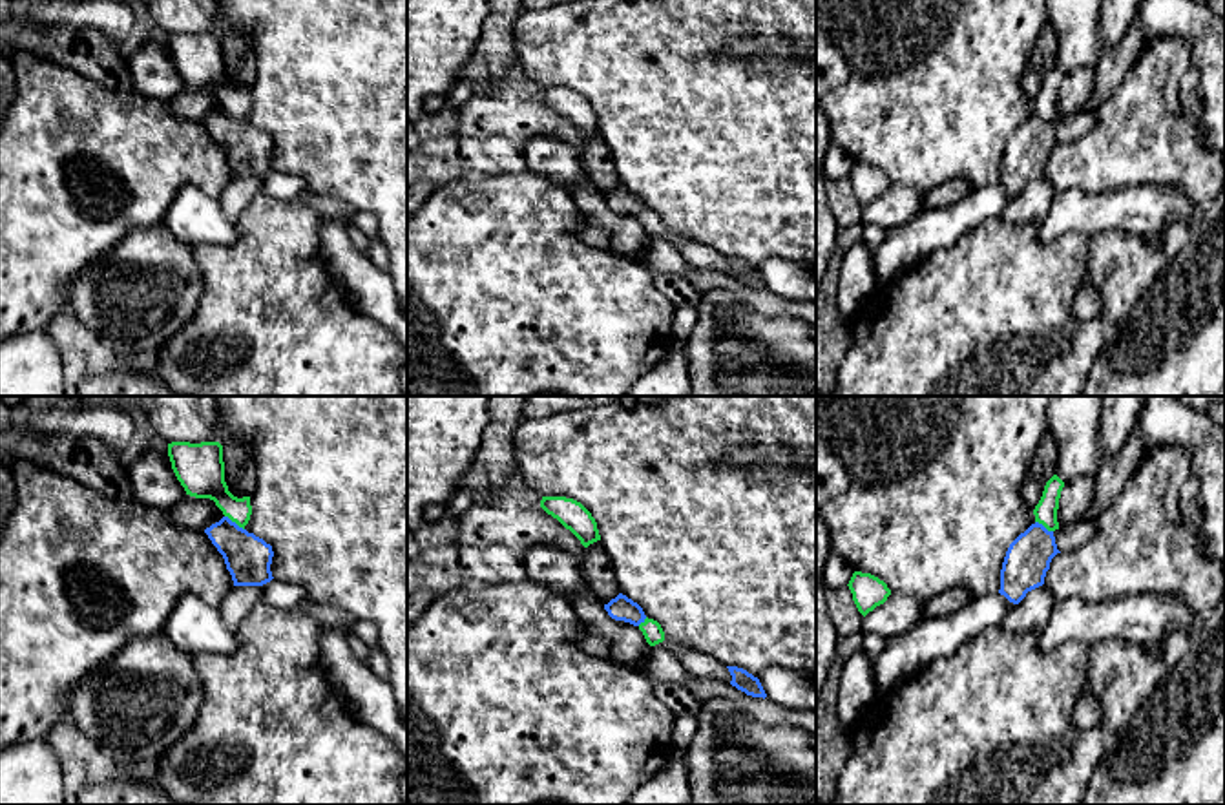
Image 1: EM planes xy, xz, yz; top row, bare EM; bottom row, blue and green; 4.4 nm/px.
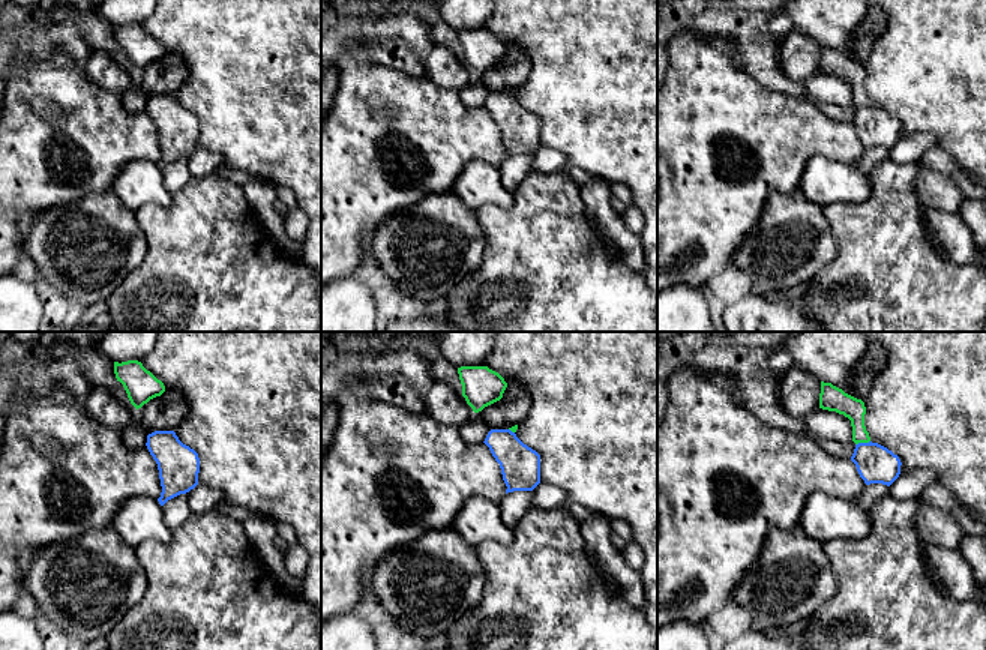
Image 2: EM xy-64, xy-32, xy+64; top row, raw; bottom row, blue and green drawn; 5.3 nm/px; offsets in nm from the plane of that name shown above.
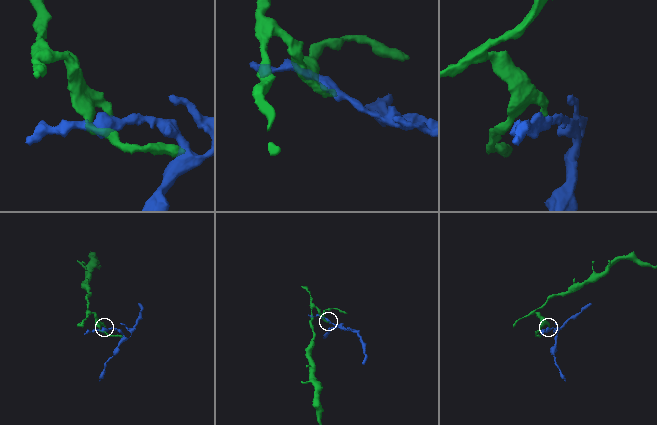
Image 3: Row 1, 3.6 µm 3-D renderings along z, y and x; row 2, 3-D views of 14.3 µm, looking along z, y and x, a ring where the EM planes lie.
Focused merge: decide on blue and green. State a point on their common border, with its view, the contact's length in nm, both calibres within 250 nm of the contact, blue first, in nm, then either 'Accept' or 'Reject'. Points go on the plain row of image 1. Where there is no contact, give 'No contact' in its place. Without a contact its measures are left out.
Touches blue at xy (234, 114). Shared border 110 nm. Thickness 200 nm (blue) against 190 nm. Reject

